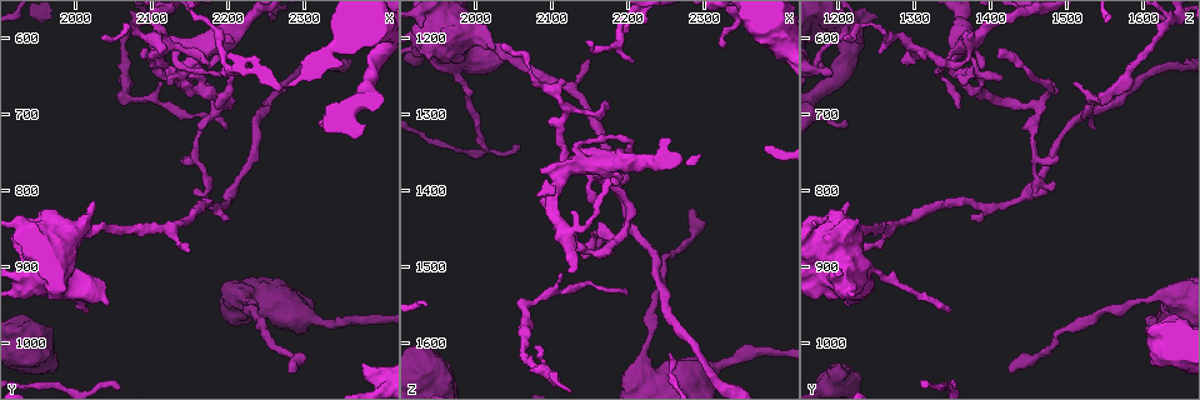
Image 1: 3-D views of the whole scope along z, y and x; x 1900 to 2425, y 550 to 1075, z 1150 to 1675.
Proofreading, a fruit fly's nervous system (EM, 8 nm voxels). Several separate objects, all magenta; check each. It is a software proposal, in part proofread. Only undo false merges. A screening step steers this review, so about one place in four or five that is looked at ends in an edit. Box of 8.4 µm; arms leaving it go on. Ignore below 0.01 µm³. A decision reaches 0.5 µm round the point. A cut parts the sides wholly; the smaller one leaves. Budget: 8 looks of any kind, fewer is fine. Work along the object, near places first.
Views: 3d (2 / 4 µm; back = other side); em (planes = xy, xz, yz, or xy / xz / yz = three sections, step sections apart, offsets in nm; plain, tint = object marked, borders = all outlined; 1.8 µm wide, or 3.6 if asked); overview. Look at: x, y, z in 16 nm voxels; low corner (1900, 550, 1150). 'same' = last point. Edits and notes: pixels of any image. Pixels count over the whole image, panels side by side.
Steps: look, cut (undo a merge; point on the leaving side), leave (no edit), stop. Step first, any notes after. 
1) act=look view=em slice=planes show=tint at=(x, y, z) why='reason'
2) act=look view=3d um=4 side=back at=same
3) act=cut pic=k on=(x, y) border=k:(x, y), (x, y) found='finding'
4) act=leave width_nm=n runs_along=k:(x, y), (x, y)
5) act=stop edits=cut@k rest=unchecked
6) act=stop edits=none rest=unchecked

act=look view=em slice=xz step=16 show=tint at=(2110, 685, 1535) why='a narrow waist'

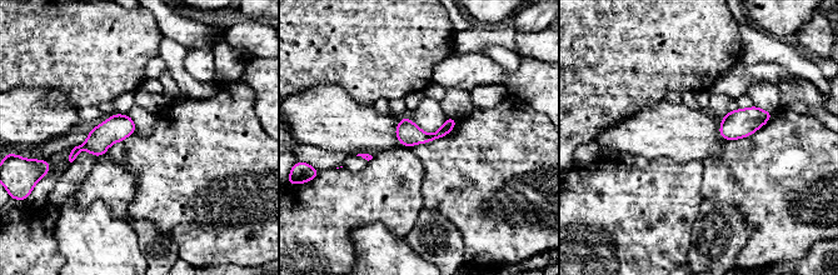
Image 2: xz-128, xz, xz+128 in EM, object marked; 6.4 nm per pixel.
act=look view=em slice=planes show=tint at=same why='another direction'

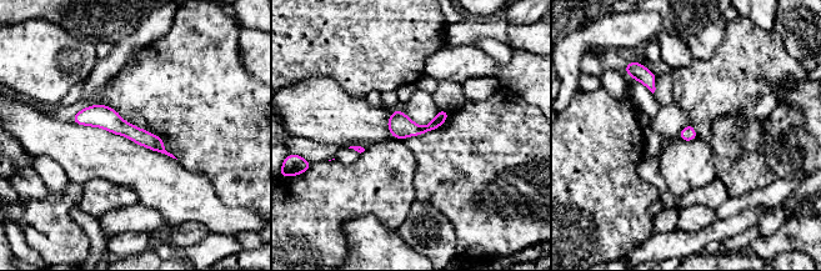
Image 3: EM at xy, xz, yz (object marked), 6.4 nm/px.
act=leave runs_along=3:(76, 119), (109, 119), (160, 149) found='one neuron here'

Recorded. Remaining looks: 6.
act=look view=3d um=2 at=(2155, 755, 1455) why='a fork'

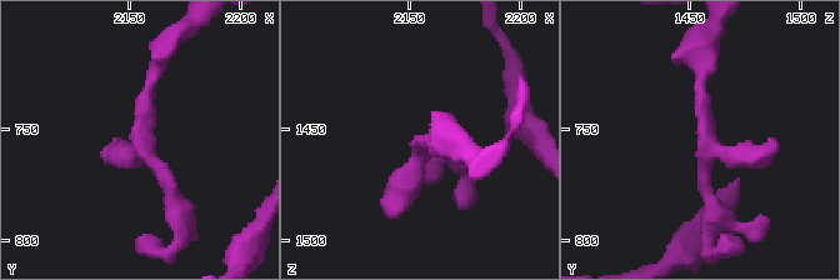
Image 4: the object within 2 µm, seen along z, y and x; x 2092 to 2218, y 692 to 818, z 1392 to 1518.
act=look view=em slice=planes show=tint at=(2157, 753, 1457) why='now the EM'

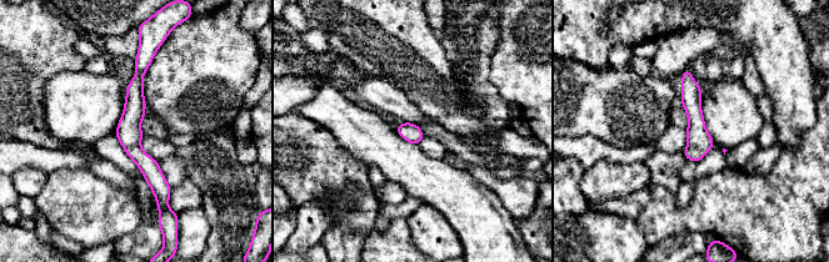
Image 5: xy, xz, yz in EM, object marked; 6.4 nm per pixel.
act=leave found='one neuron here'

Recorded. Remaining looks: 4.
act=look view=em slice=yz step=16 show=borders at=(2155, 670, 1380) why='calibre changes'

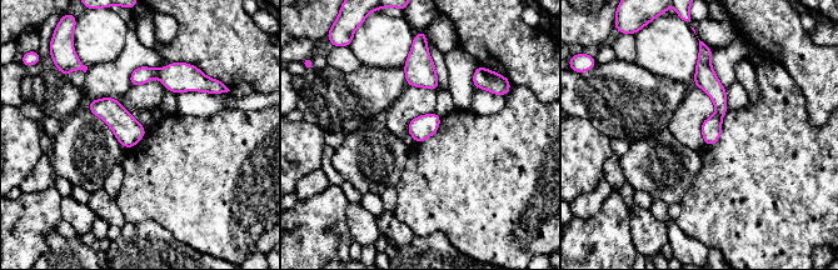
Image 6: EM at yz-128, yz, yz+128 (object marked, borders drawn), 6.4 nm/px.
act=cut pic=6 on=(706, 79) border=6:(716, 114), (721, 118) found='two neurons meet here'

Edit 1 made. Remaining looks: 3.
act=stop edits=cut@6 rest=unchecked

